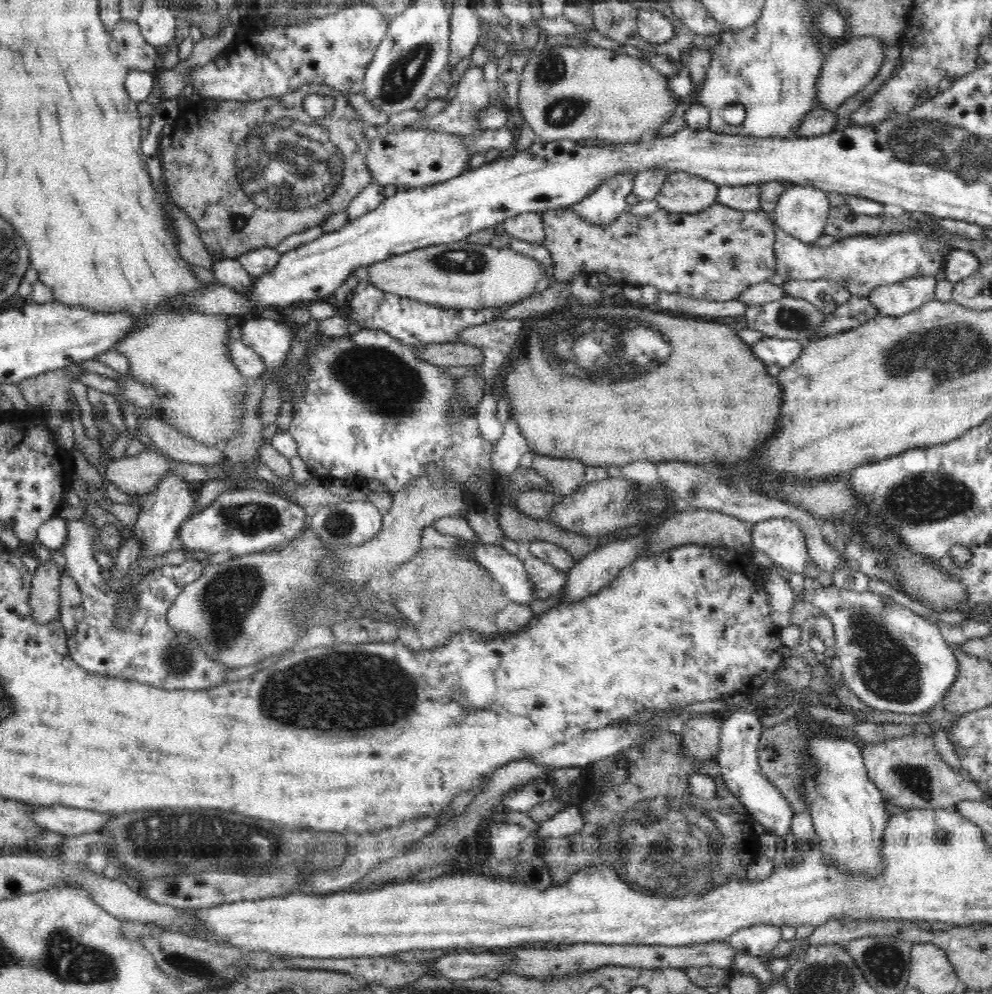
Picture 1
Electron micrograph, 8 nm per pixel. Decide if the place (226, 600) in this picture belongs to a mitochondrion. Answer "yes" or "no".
yes

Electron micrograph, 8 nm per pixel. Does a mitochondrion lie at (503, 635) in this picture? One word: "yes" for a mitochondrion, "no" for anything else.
no

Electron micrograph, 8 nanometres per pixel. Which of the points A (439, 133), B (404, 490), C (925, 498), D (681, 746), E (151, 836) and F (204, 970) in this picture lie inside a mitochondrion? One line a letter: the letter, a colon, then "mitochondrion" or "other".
A: other
B: other
C: mitochondrion
D: other
E: mitochondrion
F: mitochondrion

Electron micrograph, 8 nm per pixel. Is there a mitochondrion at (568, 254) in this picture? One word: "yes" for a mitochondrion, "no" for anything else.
no

